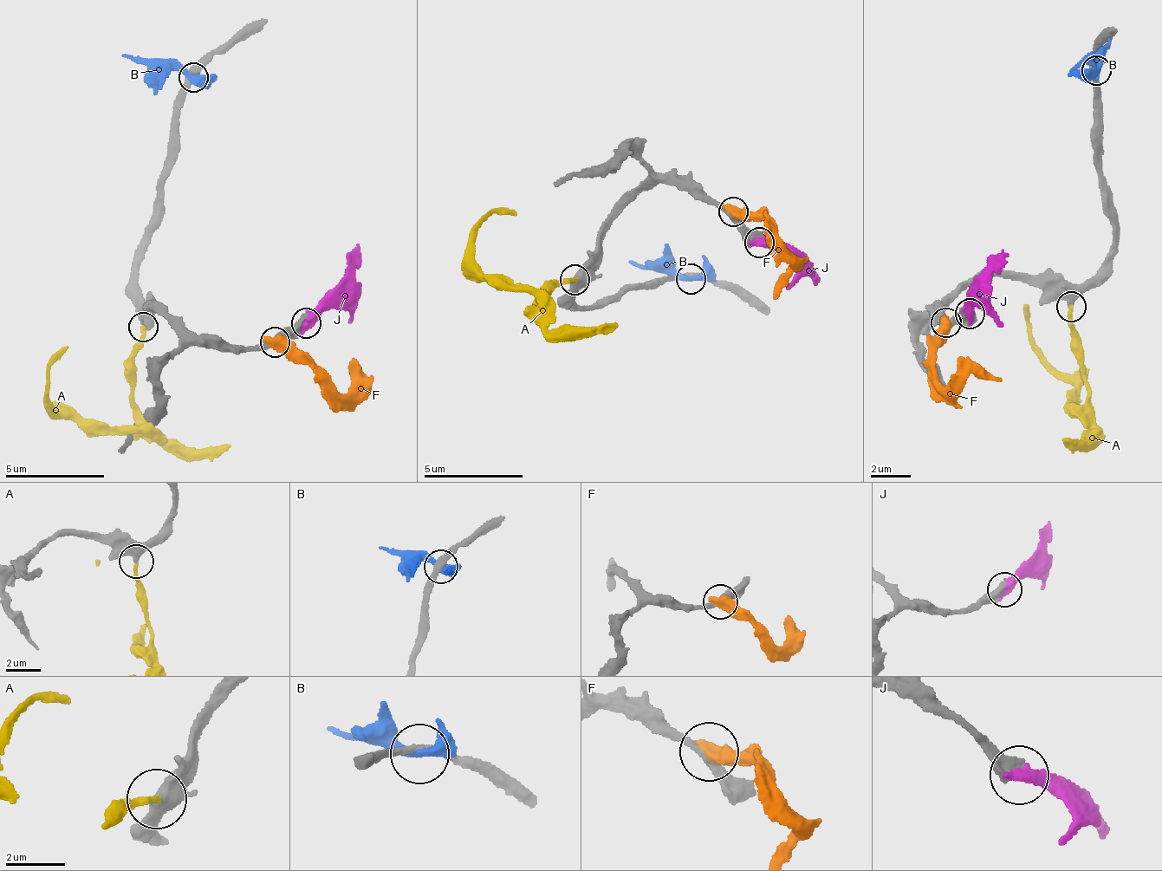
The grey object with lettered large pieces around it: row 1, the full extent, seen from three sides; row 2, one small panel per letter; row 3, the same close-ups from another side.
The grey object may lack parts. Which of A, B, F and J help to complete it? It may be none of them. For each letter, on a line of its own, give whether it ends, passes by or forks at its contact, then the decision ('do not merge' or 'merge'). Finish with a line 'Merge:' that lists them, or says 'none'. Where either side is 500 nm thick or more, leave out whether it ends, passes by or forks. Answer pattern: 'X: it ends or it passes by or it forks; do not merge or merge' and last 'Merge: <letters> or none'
A: it ends; merge
B: it passes by; do not merge
F: do not merge
J: merge
Merge: A, J

